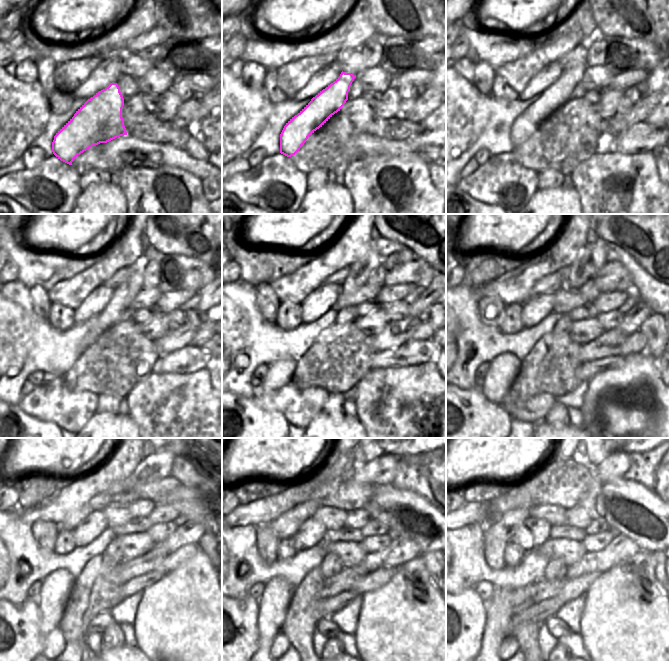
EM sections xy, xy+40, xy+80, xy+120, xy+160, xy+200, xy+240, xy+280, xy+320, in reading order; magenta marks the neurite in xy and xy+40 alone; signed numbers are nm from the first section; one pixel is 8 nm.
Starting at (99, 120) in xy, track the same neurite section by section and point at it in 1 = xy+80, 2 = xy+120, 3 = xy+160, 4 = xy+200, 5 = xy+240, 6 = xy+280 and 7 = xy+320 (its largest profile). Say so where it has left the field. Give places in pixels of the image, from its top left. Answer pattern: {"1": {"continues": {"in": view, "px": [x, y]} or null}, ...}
{"1": {"continues": {"in": "xy+80", "px": [556, 95]}}, "2": {"continues": {"in": "xy+120", "px": [123, 296]}}, "3": {"continues": {"in": "xy+160", "px": [358, 276]}}, "4": {"continues": {"in": "xy+200", "px": [594, 256]}}, "5": {"continues": {"in": "xy+240", "px": [148, 480]}}, "6": {"continues": {"in": "xy+280", "px": [380, 471]}}, "7": {"continues": {"in": "xy+320", "px": [615, 465]}}}

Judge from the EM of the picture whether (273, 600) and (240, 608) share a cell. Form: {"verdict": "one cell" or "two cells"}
{"verdict": "two cells"}

